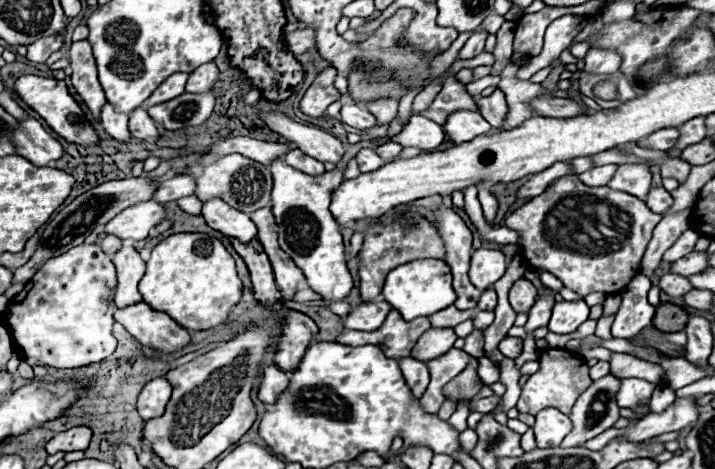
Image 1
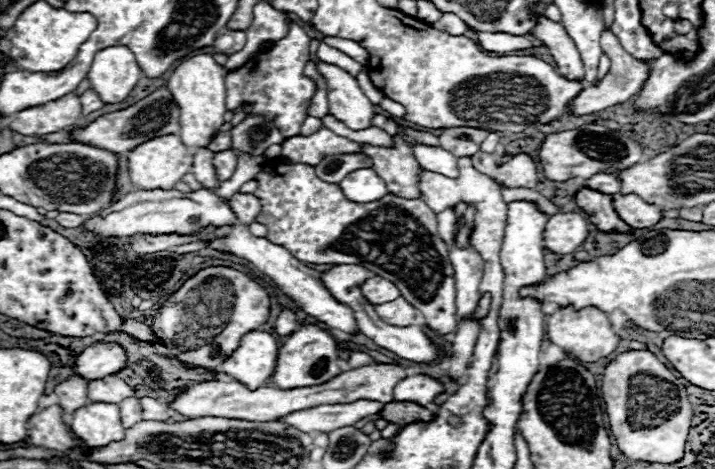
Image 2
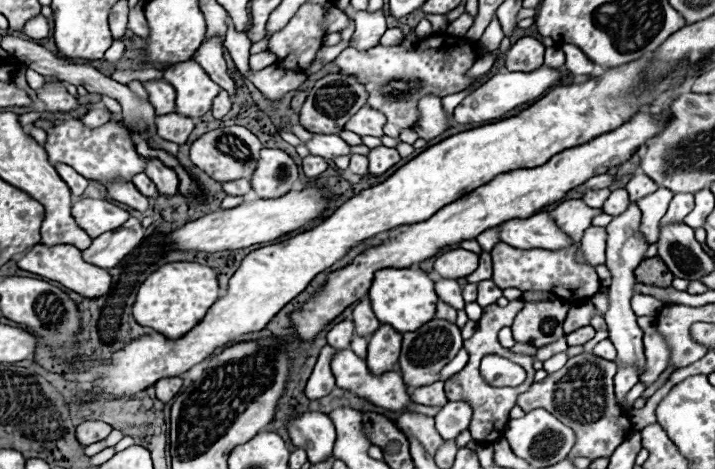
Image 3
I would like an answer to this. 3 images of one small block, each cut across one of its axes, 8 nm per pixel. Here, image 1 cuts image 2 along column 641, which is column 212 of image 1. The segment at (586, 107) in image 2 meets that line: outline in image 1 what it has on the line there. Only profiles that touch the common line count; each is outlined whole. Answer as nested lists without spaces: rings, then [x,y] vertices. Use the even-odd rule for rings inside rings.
[[[214,62],[202,64],[200,68],[196,68],[186,84],[186,92],[190,94],[206,94],[210,90],[214,90],[216,82],[220,80],[220,70]]]

